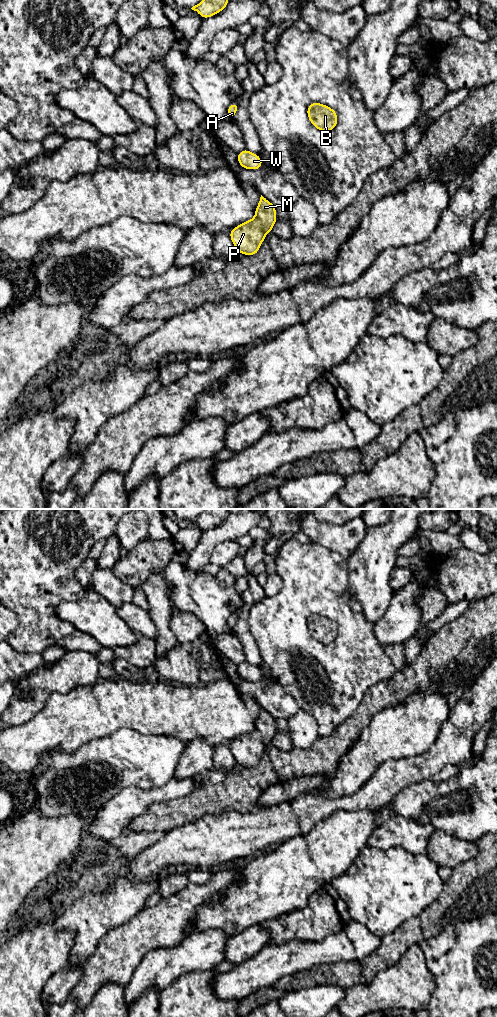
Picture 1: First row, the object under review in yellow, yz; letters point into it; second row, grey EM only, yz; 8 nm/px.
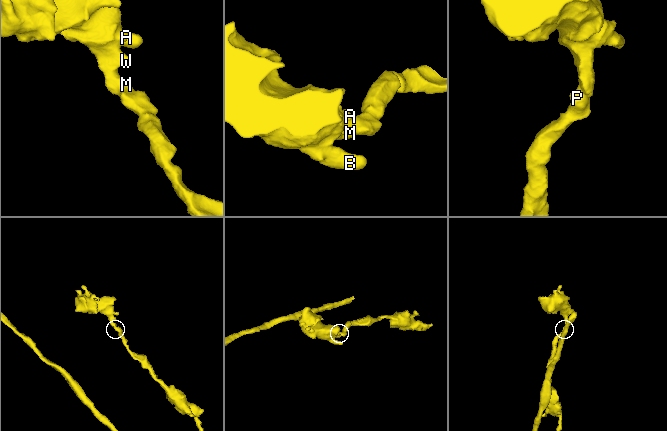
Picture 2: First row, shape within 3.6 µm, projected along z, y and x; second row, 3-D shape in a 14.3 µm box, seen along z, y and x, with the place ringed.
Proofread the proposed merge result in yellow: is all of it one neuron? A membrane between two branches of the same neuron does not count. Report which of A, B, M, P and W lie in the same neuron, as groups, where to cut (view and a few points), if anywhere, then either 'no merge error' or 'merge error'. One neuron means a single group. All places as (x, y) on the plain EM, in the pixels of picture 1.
groups A B M P W; cut none; no merge error

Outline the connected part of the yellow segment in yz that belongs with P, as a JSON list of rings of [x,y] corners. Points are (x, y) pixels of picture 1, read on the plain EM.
[[[261,707],[255,729],[229,744],[236,764],[248,768],[256,767],[266,746],[272,744],[276,733],[276,719]]]

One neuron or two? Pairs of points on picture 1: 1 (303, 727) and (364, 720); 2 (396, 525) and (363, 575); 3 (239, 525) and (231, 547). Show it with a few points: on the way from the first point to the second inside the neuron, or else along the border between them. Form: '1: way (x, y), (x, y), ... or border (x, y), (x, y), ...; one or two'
1: border (318, 735), (309, 746), (298, 748); two
2: way (389, 537), (380, 546), (372, 563); one
3: border (236, 539), (221, 541), (213, 551); two

